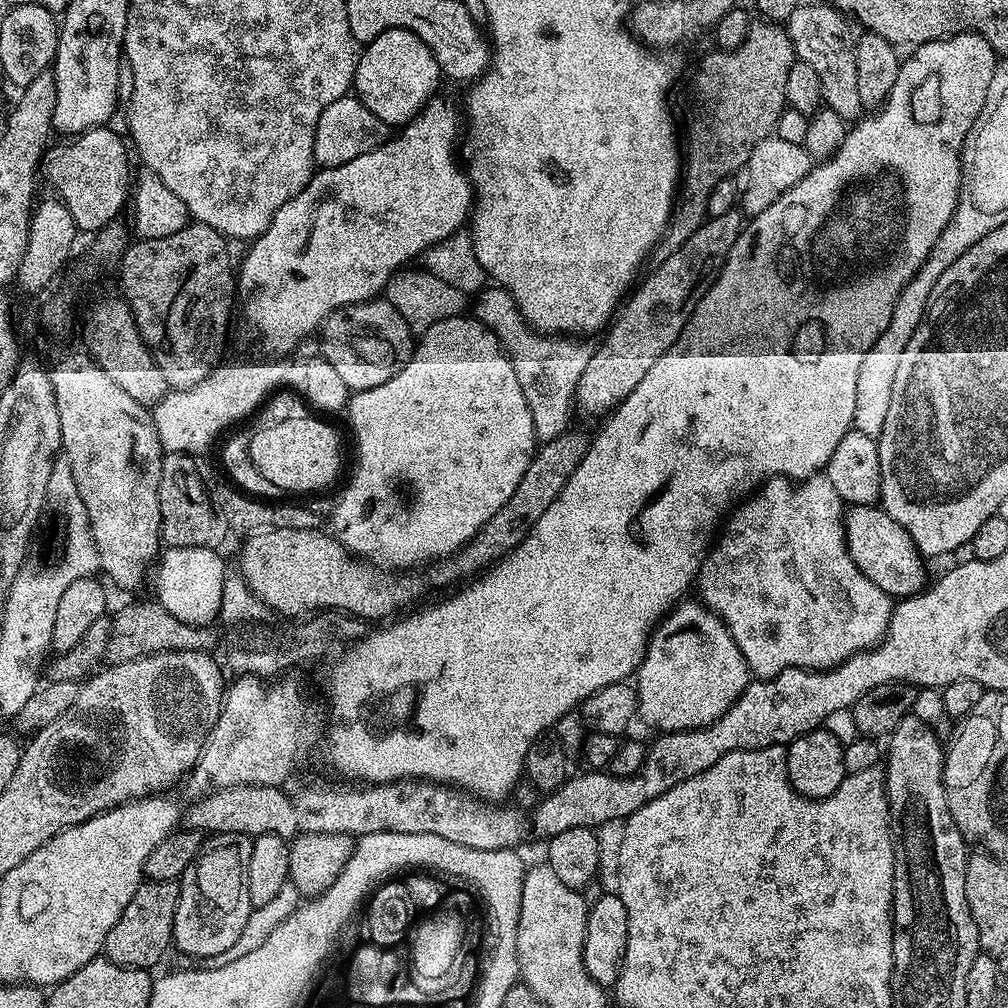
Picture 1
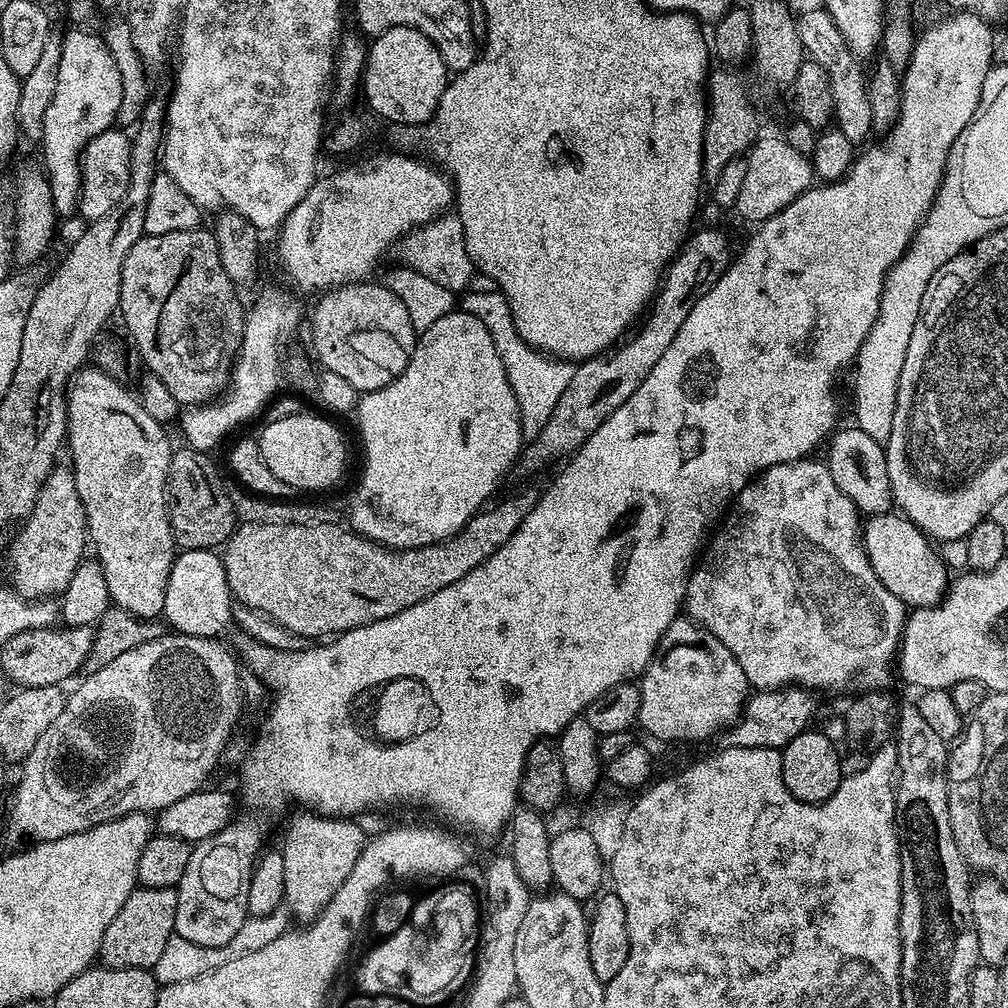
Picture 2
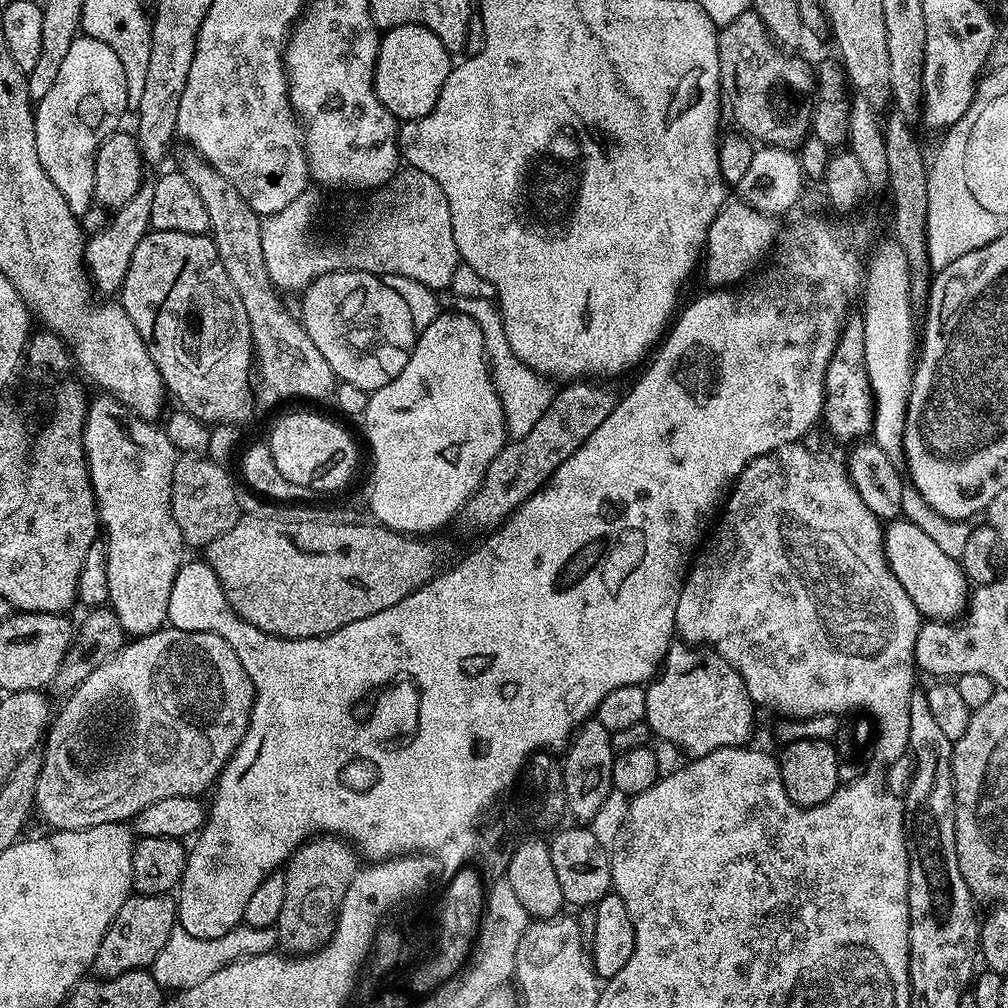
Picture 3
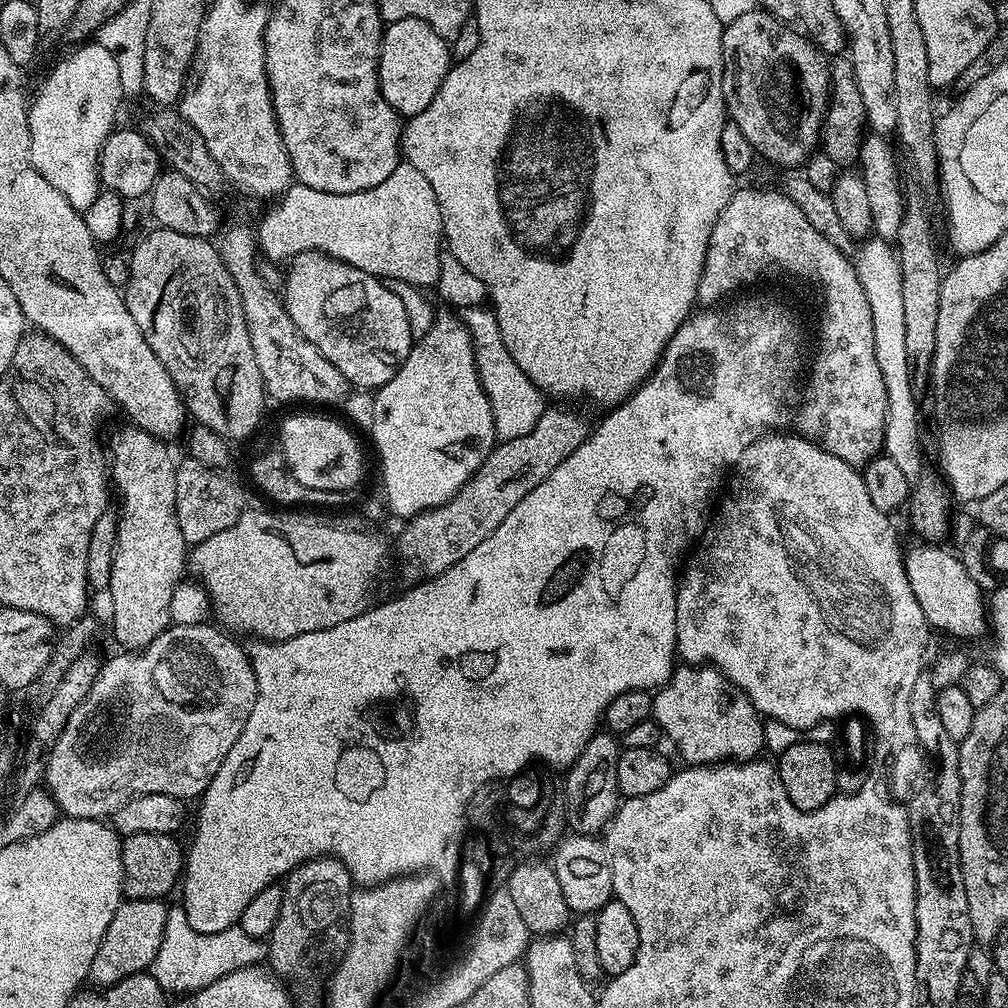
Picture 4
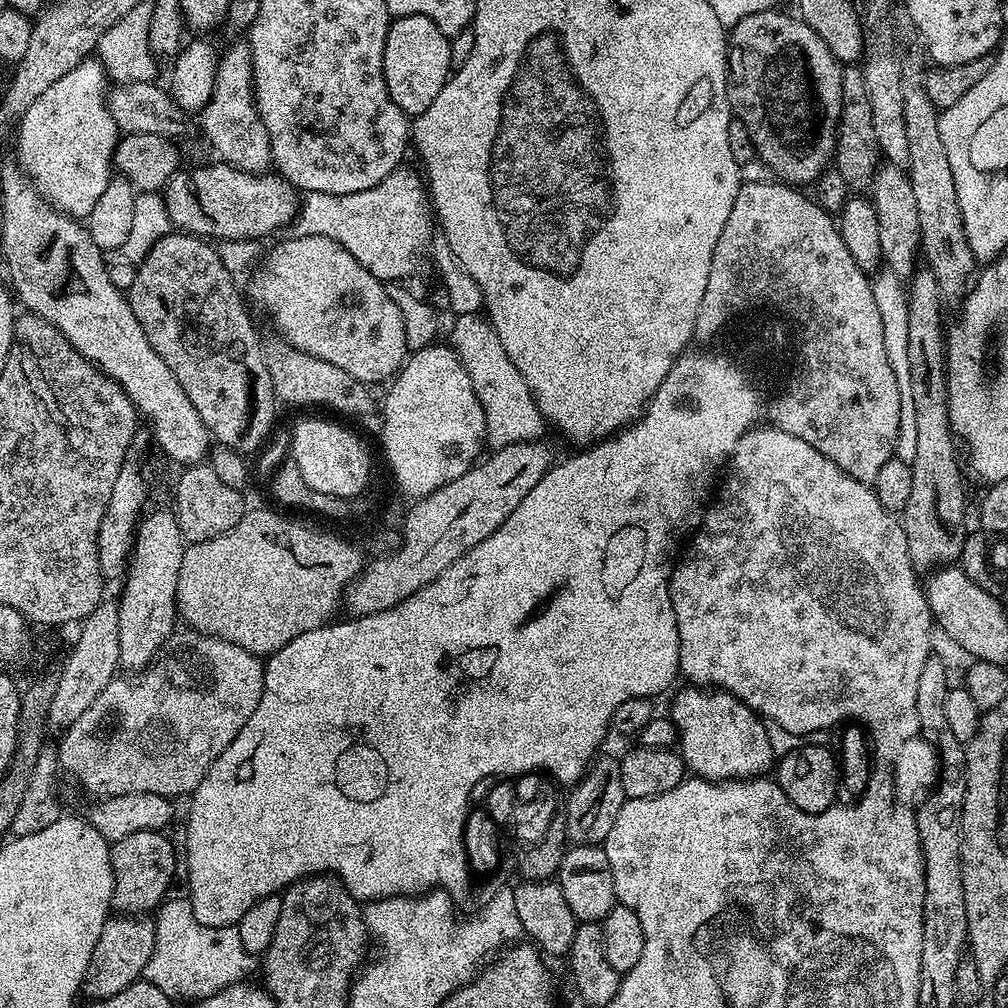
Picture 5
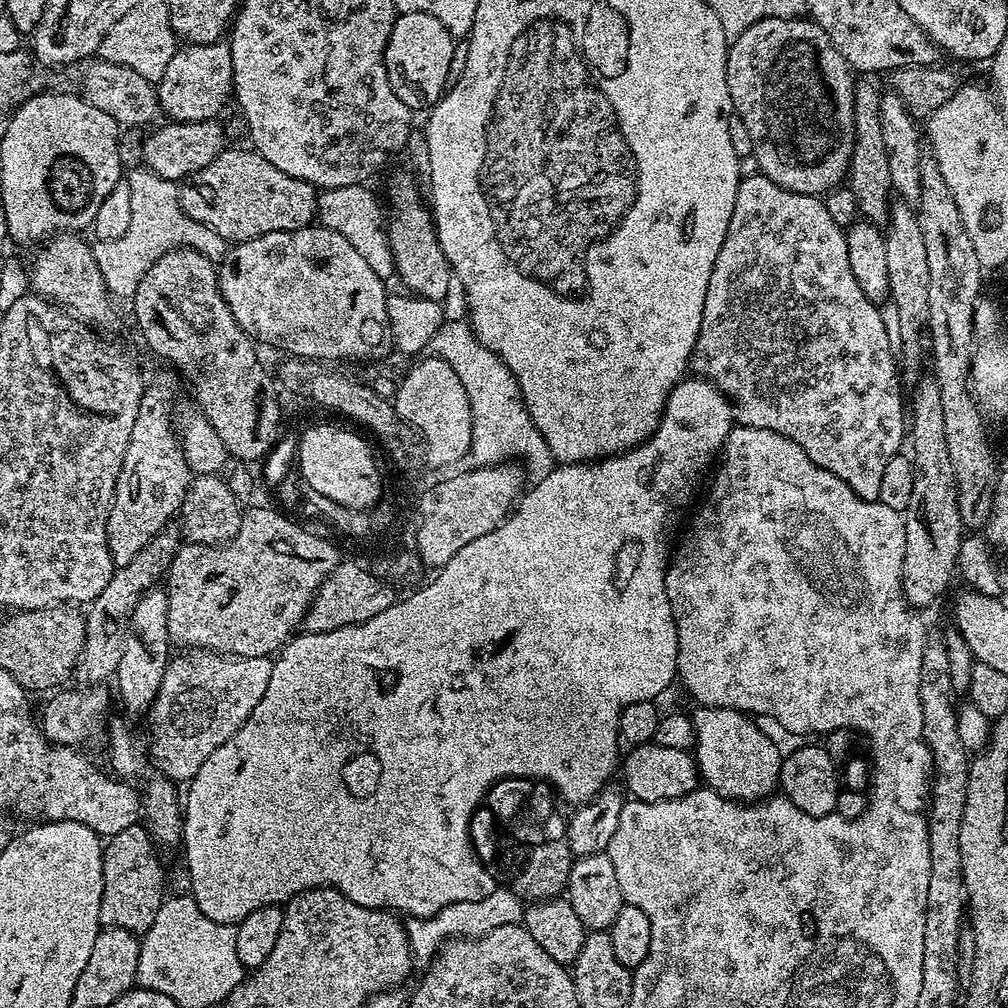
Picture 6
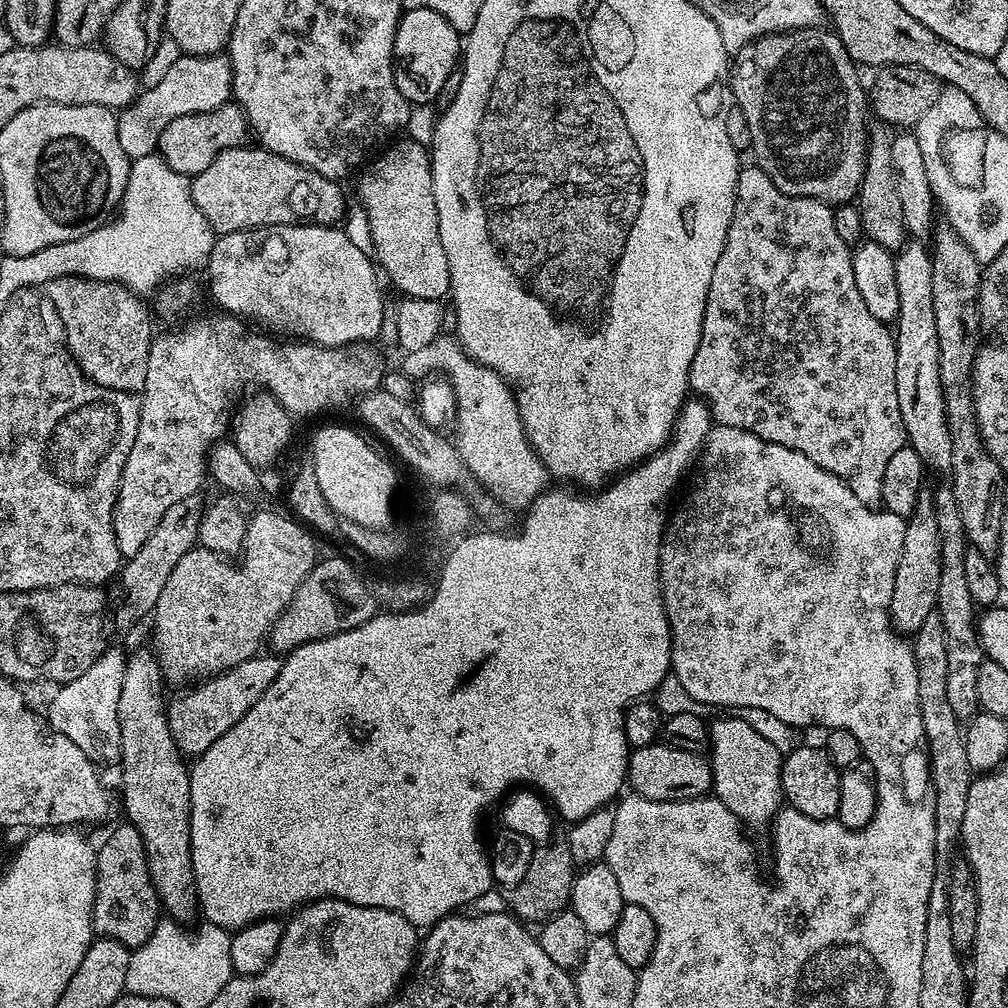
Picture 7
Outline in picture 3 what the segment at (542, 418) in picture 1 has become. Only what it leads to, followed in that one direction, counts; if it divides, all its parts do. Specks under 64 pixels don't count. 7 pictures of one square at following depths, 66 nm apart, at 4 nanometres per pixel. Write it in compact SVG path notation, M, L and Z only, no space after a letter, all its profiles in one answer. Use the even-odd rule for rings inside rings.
M460 296L456 300L454 308L455 311L466 314L470 318L474 318L474 322L478 322L478 330L482 332L484 356L488 360L488 367L492 373L492 381L496 387L496 393L502 402L508 435L512 440L520 440L526 434L530 434L530 430L534 430L534 426L538 423L538 418L542 418L542 414L546 414L554 395L554 384L549 377L540 376L533 368L526 366L526 362L522 362L518 358L518 354L514 354L514 350L510 350L510 342L506 340L504 319L500 317L499 307L489 297L488 300L484 296Z

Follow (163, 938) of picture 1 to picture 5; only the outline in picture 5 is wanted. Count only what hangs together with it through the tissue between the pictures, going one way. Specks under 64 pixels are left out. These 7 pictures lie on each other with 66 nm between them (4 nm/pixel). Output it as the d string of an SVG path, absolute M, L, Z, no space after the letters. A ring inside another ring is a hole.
M132 914L127 918L108 919L98 938L98 946L94 946L94 954L90 954L90 966L86 966L83 995L93 996L96 1000L119 997L122 990L143 977L146 962L150 962L150 954L154 954L155 937L155 923L143 915Z

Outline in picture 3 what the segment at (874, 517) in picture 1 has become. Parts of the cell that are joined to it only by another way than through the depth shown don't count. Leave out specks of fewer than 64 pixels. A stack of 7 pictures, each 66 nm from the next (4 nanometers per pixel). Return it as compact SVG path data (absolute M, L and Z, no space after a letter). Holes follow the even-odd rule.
M897 518L884 528L886 562L925 621L955 621L965 615L970 599L970 581L964 574L964 567L926 529L904 519Z

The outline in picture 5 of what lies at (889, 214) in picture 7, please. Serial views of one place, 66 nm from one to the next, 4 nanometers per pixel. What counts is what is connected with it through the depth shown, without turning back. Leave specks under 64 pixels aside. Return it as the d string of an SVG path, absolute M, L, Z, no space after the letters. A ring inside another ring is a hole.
M852 62L842 74L842 114L840 125L836 131L836 155L834 166L842 178L846 178L849 189L871 189L872 180L876 177L876 169L880 167L882 157L878 138L874 138L874 122L870 115L870 90L866 90L866 78L863 67Z

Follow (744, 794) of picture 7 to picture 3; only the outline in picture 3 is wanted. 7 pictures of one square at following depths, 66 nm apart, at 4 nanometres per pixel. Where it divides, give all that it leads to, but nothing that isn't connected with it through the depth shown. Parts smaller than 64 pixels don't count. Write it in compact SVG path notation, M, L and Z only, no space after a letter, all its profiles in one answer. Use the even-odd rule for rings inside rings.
M674 642L664 655L663 667L646 688L646 714L644 719L650 726L653 737L665 740L685 752L685 757L705 756L719 748L742 748L749 743L752 727L756 724L757 709L746 690L746 682L715 650L707 646L693 646Z

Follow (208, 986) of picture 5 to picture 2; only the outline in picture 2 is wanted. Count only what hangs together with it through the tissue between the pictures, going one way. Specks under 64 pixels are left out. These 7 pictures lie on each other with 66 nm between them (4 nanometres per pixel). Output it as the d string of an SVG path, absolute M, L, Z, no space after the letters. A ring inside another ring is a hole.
M284 906L274 910L274 914L269 916L249 916L242 922L242 930L238 930L238 934L234 934L234 938L230 938L230 942L226 942L226 946L217 948L198 946L194 942L186 942L186 938L173 934L170 942L166 942L166 950L162 950L162 958L158 958L154 969L157 985L186 982L190 978L205 976L234 958L254 954L265 946L270 946L270 942L274 942L274 938L282 938L282 934L289 931L288 920L290 921L290 913Z

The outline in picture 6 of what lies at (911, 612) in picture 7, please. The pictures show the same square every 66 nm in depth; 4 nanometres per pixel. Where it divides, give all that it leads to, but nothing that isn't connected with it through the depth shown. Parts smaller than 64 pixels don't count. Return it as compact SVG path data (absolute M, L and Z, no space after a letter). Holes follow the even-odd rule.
M935 378L919 381L920 389L916 392L916 405L910 408L910 459L915 466L914 491L910 493L910 506L903 512L906 526L906 558L902 558L902 590L904 597L912 607L922 610L924 606L934 603L948 588L952 576L957 575L956 559L960 541L966 535L964 523L960 521L958 498L956 497L956 479L954 465L950 462L950 450L946 446L946 426L942 412L942 398Z

